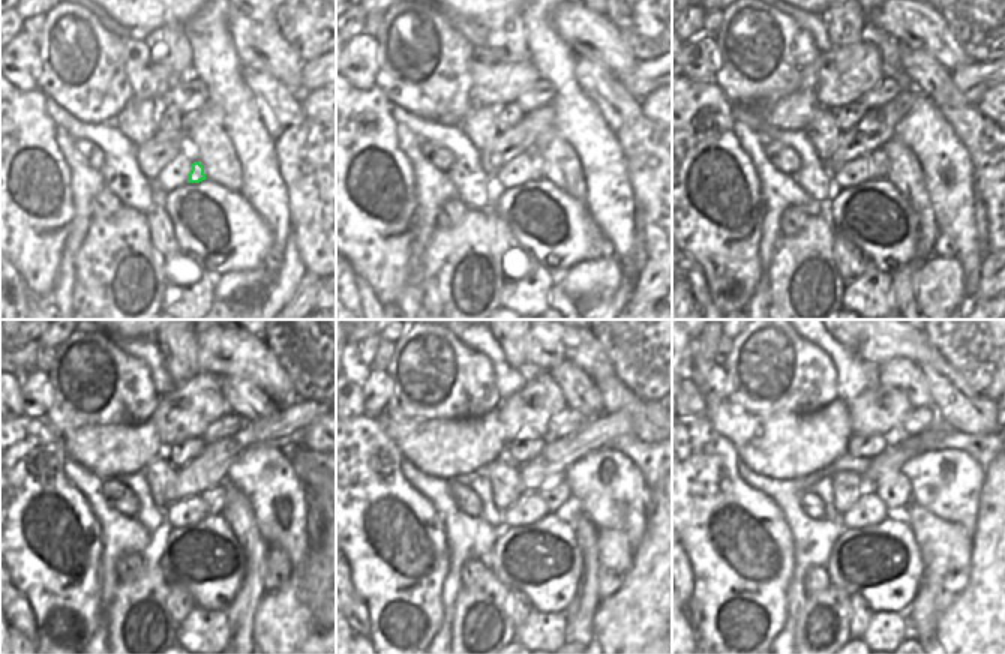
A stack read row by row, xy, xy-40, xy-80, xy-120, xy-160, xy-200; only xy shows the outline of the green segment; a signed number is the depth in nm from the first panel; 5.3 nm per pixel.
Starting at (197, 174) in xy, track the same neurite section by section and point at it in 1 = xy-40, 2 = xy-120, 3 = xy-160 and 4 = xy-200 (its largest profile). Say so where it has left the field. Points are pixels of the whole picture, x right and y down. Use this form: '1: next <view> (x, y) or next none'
1: next xy-40 (536, 158)
2: next xy-120 (215, 497)
3: next xy-160 (555, 494)
4: next xy-200 (894, 491)

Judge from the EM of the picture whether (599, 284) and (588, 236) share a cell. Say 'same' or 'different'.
different

